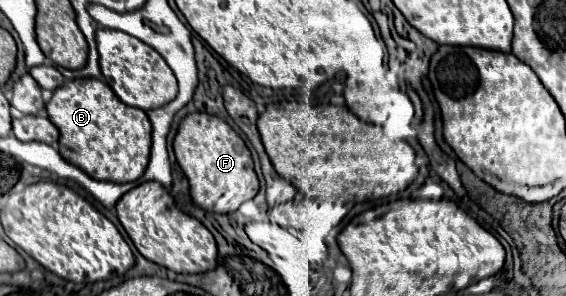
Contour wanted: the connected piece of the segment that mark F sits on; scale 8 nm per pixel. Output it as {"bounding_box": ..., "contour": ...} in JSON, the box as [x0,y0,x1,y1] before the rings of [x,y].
{"bounding_box":[174,115,260,213],"contour":[[[186,115],[174,137],[174,153],[182,171],[188,177],[192,201],[206,211],[232,213],[244,201],[252,199],[258,193],[260,183],[246,143],[226,121],[216,115]]]}

